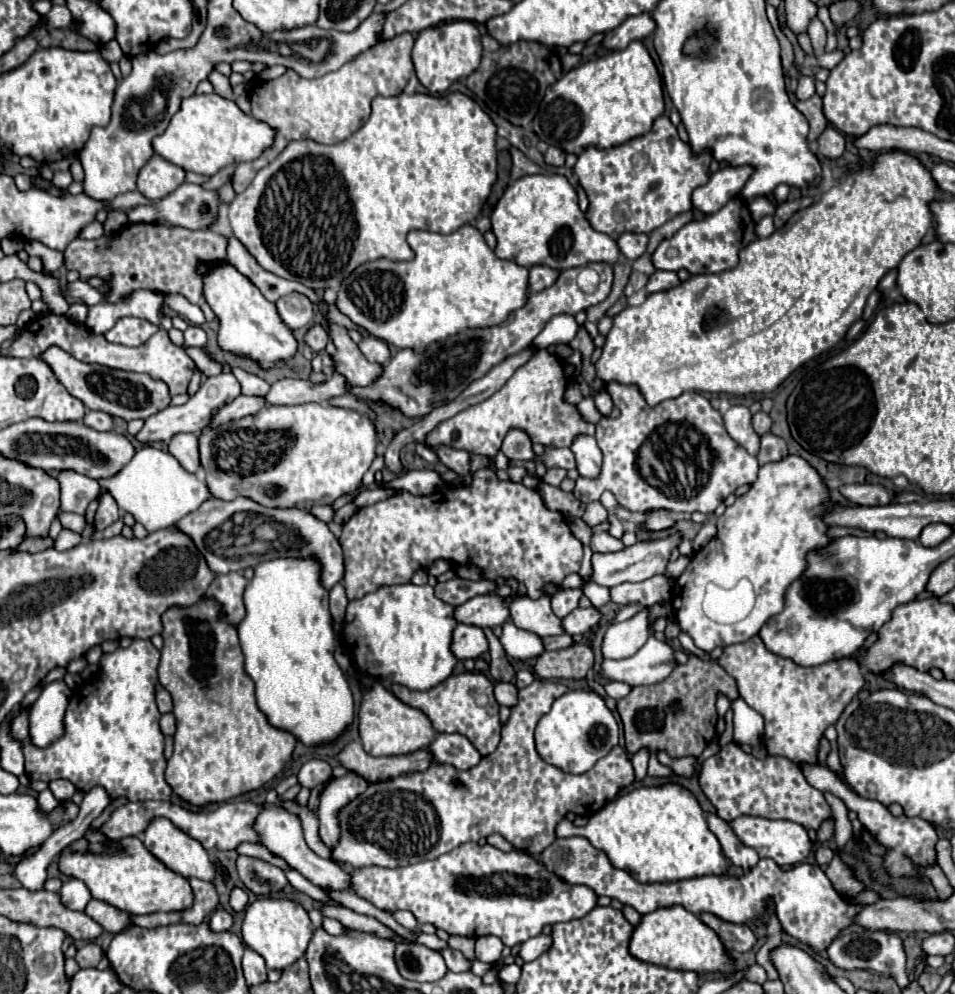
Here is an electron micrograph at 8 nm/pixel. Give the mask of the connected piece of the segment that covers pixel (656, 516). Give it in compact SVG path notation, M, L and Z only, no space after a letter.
M654 510L648 512L648 520L644 522L646 530L664 530L674 524L674 518L670 518L668 510Z

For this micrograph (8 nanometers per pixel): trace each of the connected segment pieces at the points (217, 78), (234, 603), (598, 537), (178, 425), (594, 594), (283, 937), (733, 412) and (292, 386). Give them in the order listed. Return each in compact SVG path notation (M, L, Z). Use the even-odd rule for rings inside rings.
M212 72L208 80L212 82L216 94L220 94L220 96L224 96L224 98L230 98L230 100L234 98L234 94L232 94L232 86L230 86L230 80L228 80L226 76L222 76L220 72Z
M228 572L224 576L216 576L216 580L210 584L206 596L212 596L222 604L222 610L226 614L226 620L236 626L244 618L244 602L242 594L246 588L246 578L242 572Z
M594 532L590 538L590 548L592 552L616 552L622 550L624 544L610 532Z
M222 372L222 374L218 374L218 376L210 376L210 378L206 378L206 380L202 382L200 390L198 390L184 406L168 406L166 410L162 410L162 412L150 416L150 418L144 422L142 430L136 434L136 440L142 442L142 444L152 444L152 442L158 442L158 440L160 440L160 442L168 442L168 440L170 440L174 434L178 434L178 432L198 434L198 432L206 426L206 422L208 422L224 404L230 404L236 396L240 396L240 384L238 384L238 380L236 380L234 374Z
M588 584L582 592L590 598L594 608L600 608L610 602L610 590L598 584Z
M258 898L246 908L242 922L242 940L248 948L258 952L270 970L284 970L304 956L306 946L312 938L312 924L306 910L290 900Z
M730 406L728 412L724 414L724 428L726 432L740 444L744 446L750 454L758 454L760 450L760 436L752 428L752 414L746 406Z
M340 374L330 376L324 384L312 384L310 380L282 378L274 382L264 396L266 404L272 406L294 406L306 402L328 402L334 396L346 394L346 380Z

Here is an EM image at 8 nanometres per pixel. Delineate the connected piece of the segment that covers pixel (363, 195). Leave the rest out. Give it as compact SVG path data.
M452 92L446 96L430 96L430 94L400 94L400 96L376 96L372 100L372 114L366 120L366 124L354 132L350 138L346 138L340 144L318 144L314 140L296 140L290 142L284 152L270 162L266 168L262 168L256 178L252 180L252 184L234 198L234 202L230 204L228 210L228 218L230 218L230 226L234 236L246 246L246 250L250 250L250 254L254 254L256 262L286 280L296 280L302 282L306 288L312 290L324 290L324 288L338 288L342 284L342 278L346 278L346 274L352 274L358 266L366 264L366 262L374 262L378 258L390 258L392 262L402 262L402 260L412 260L414 252L406 242L406 236L410 230L432 230L432 232L440 232L440 234L450 234L454 230L458 230L460 226L472 222L477 218L478 214L486 203L486 198L490 196L494 180L497 178L497 149L496 149L496 126L494 122L488 118L488 114L468 96L460 94L460 92Z

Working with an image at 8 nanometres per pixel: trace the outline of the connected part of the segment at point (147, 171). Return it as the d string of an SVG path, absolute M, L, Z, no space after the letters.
M156 154L142 166L138 174L138 190L148 200L160 200L168 196L182 182L184 182L184 170Z

